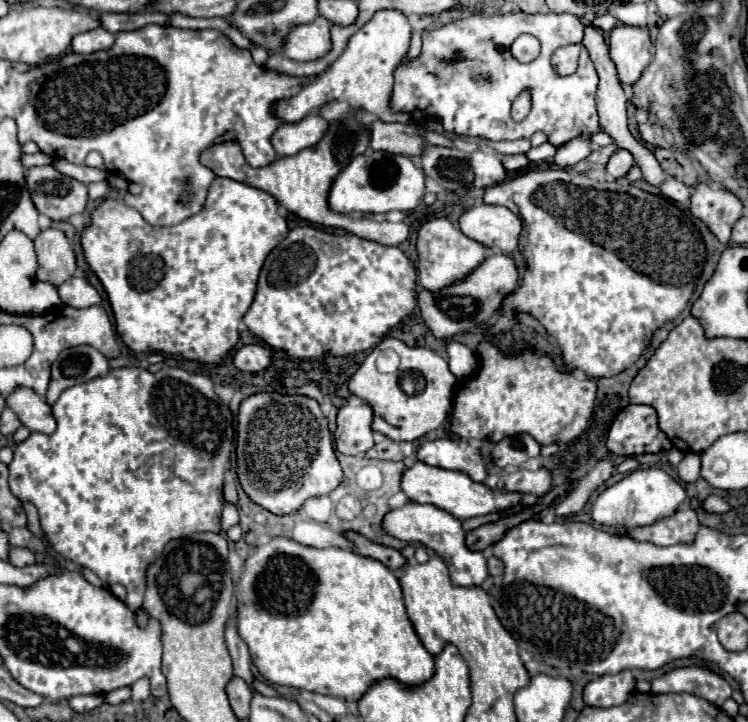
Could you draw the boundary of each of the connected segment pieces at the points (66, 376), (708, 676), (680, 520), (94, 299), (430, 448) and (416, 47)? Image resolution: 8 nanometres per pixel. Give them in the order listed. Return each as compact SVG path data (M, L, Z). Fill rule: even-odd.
M75 346L63 350L53 364L47 402L55 404L55 400L63 390L99 376L107 376L107 372L109 372L109 362L99 350L91 346Z
M685 666L673 668L663 676L651 682L653 694L667 694L667 692L691 692L695 696L703 696L711 700L715 706L721 706L731 696L729 682L715 674L705 666Z
M683 504L671 518L659 520L651 526L627 530L623 536L629 536L639 542L651 542L657 546L671 544L691 544L699 532L701 524L695 510L689 504Z
M79 276L65 280L57 290L63 304L73 306L73 308L89 308L101 302L99 292L85 278L79 278Z
M445 438L445 440L426 441L417 450L417 460L429 466L465 472L471 480L481 484L485 484L487 480L487 468L481 452L465 440Z
M413 32L413 36L411 36L411 46L409 46L409 50L407 50L407 60L415 60L415 58L419 58L421 56L421 34L419 32Z

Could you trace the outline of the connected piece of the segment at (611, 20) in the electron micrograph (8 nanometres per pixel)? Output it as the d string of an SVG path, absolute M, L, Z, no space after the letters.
M607 13L600 16L596 16L591 22L591 24L594 27L600 28L604 31L610 31L616 26L616 22L616 18Z

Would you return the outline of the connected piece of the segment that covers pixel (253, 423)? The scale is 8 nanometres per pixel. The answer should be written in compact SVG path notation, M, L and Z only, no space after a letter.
M261 392L243 400L239 408L237 460L245 494L277 516L297 512L309 498L331 494L343 478L327 420L319 404L307 396Z

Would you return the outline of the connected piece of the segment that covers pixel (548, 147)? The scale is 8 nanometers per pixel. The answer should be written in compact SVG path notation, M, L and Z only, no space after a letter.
M545 142L537 148L531 148L531 152L527 152L527 158L533 162L533 164L539 164L539 162L545 162L545 160L553 160L555 158L555 152L557 148L551 144L551 142Z

